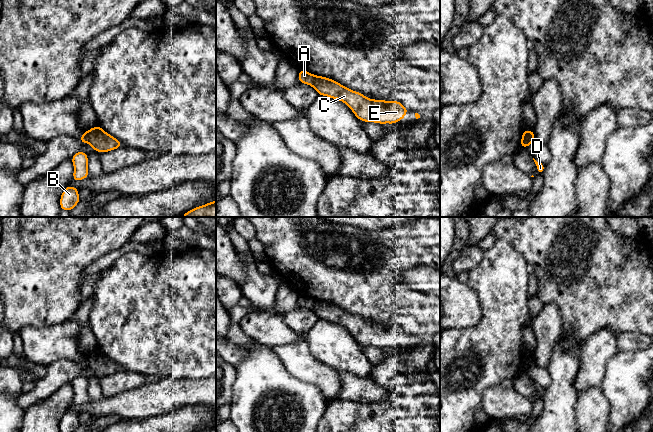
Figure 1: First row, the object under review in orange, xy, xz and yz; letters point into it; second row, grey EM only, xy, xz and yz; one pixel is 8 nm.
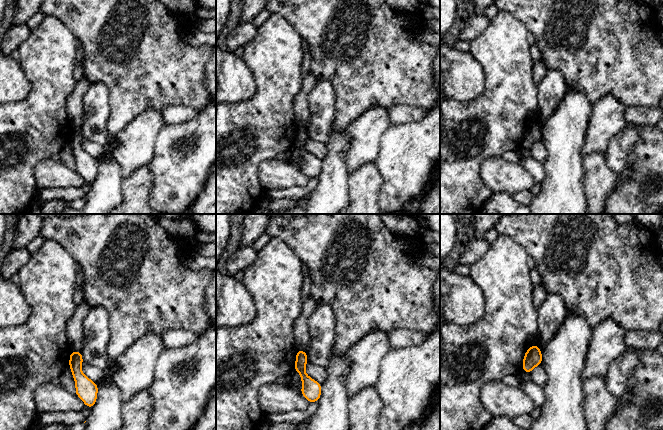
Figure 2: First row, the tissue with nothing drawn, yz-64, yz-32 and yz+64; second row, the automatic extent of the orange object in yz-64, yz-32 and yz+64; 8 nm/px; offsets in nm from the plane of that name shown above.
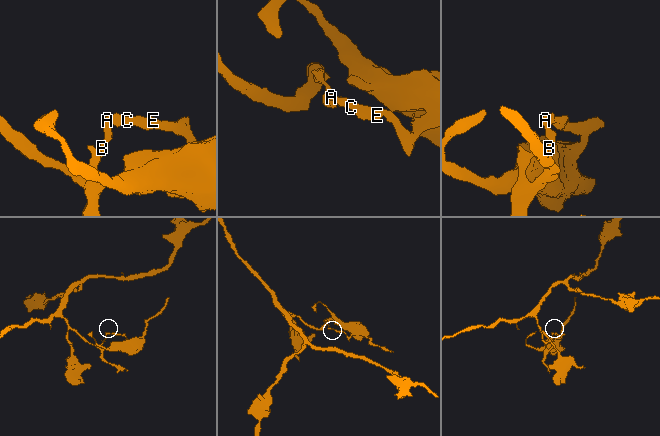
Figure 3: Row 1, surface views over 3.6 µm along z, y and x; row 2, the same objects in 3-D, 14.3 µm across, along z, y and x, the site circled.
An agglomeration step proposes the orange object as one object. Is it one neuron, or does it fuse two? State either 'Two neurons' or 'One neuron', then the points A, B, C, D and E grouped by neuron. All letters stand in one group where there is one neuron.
Two neurons. Groups: A B D / C E

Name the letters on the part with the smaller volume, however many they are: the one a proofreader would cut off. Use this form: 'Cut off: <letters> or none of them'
Cut off: C, E

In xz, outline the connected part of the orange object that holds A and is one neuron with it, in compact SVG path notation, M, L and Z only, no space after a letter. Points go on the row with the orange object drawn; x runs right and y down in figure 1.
M299 70L298 73L298 80L300 83L312 85L314 82L315 75L312 73L307 72L306 70Z

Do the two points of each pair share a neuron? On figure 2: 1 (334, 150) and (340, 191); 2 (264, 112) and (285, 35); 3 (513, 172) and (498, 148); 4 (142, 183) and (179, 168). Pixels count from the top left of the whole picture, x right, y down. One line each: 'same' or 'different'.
1: same
2: same
3: different
4: different

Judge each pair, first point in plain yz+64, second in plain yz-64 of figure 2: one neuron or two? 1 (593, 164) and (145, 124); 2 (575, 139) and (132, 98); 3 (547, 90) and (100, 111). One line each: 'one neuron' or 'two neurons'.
1: two neurons
2: two neurons
3: one neuron

